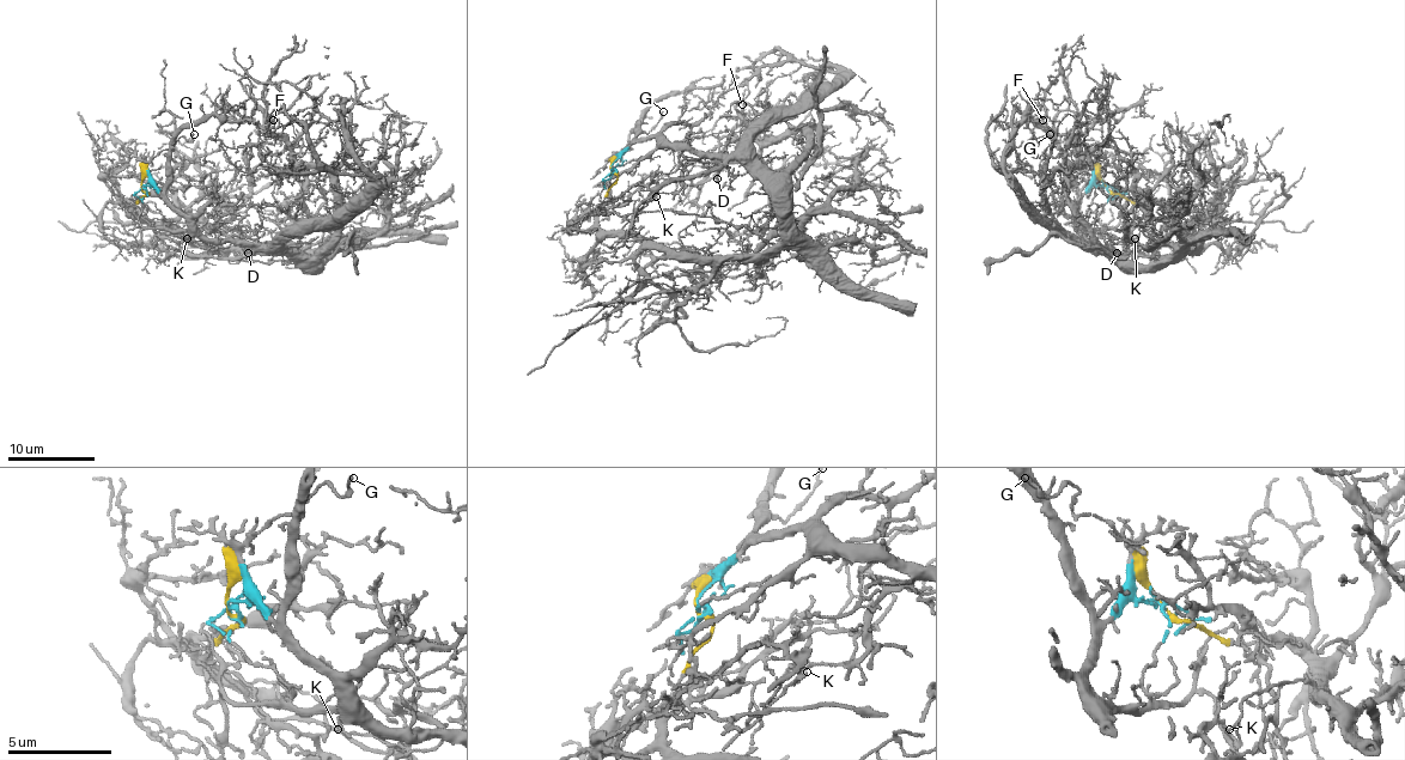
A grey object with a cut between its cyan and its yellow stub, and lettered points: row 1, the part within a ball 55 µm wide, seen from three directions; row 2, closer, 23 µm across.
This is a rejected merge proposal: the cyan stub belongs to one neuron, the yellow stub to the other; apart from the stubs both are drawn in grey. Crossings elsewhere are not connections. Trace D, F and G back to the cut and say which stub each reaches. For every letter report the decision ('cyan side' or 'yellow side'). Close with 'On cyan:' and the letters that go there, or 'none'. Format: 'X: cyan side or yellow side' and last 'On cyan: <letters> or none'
D: cyan side
F: cyan side
G: yellow side
On cyan: D, F

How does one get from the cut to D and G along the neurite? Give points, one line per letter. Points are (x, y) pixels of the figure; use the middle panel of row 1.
D: (614, 171), (614, 163), (636, 141), (665, 137), (676, 147), (733, 154), (746, 169), (722, 187), (718, 178)
G: (614, 171), (614, 160), (642, 131), (646, 133), (663, 110)

